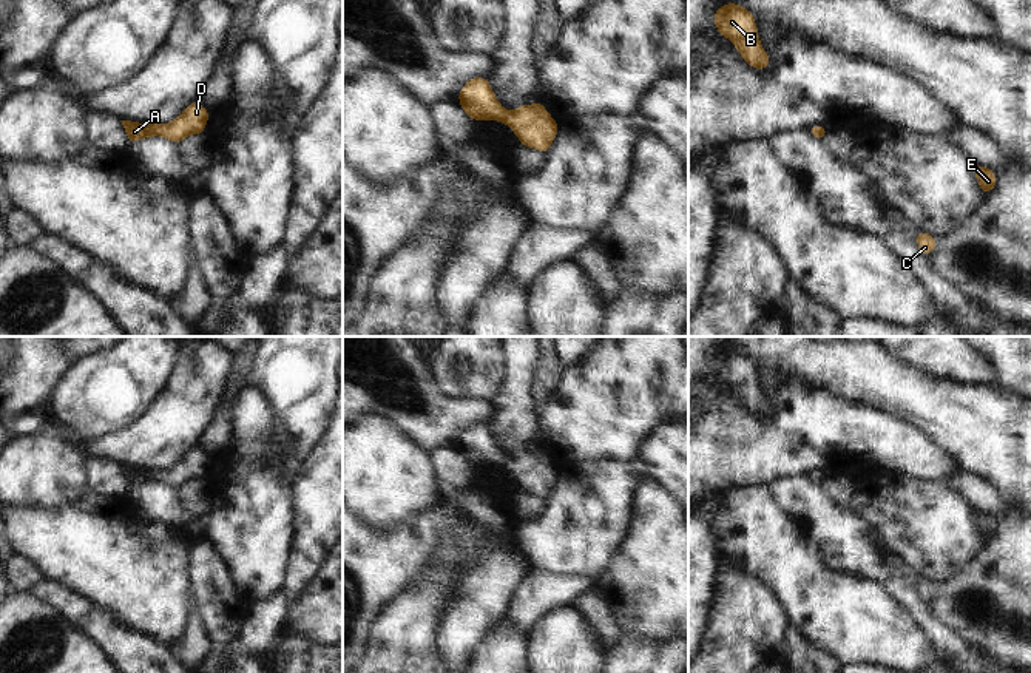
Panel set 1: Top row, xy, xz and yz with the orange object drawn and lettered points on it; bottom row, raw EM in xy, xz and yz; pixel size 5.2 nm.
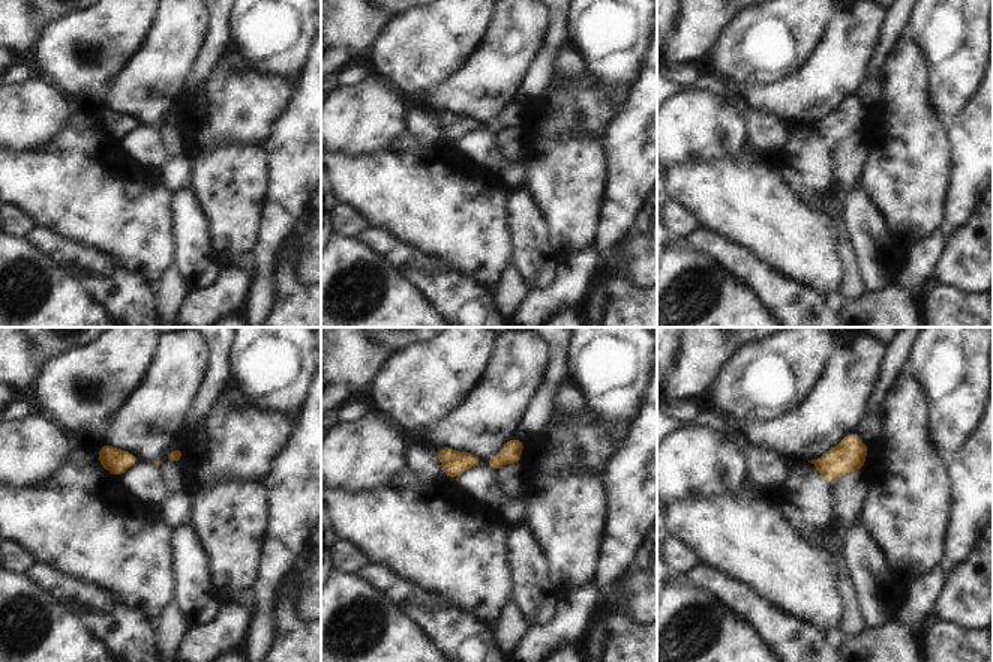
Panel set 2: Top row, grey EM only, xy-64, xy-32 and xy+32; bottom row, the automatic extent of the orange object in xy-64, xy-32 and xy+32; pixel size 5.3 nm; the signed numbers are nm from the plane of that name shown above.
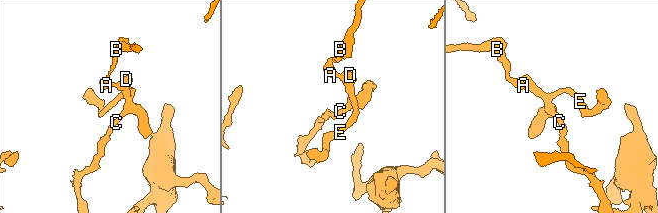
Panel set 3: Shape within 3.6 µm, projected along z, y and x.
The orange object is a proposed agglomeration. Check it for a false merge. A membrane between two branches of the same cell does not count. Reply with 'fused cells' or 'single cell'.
single cell

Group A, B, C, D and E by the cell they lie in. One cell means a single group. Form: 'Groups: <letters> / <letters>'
Groups: A B C D E.

